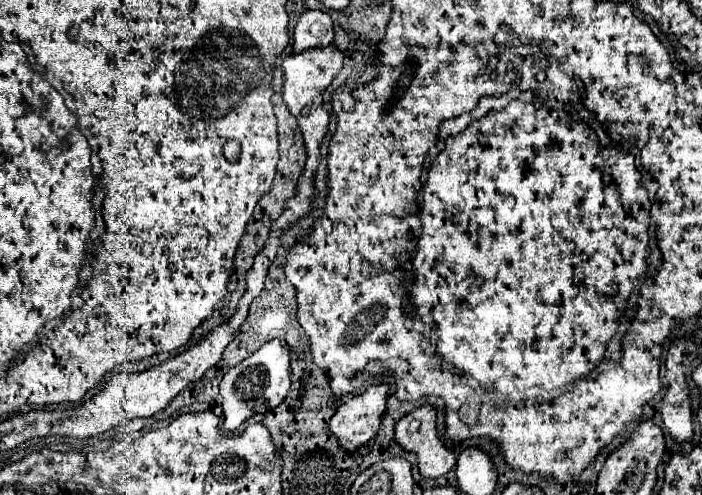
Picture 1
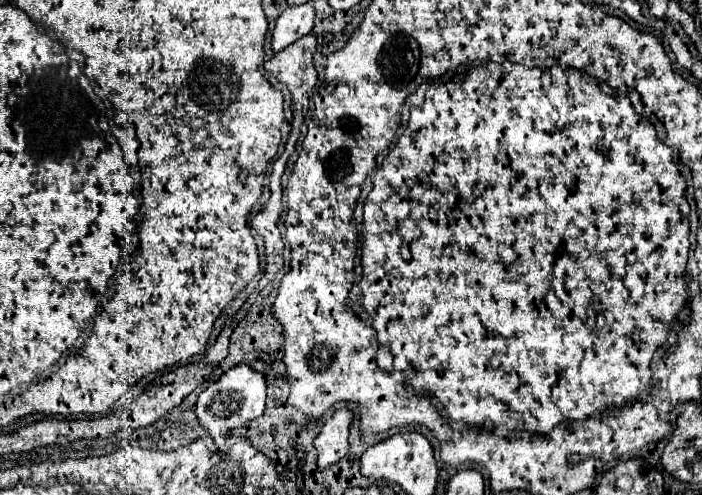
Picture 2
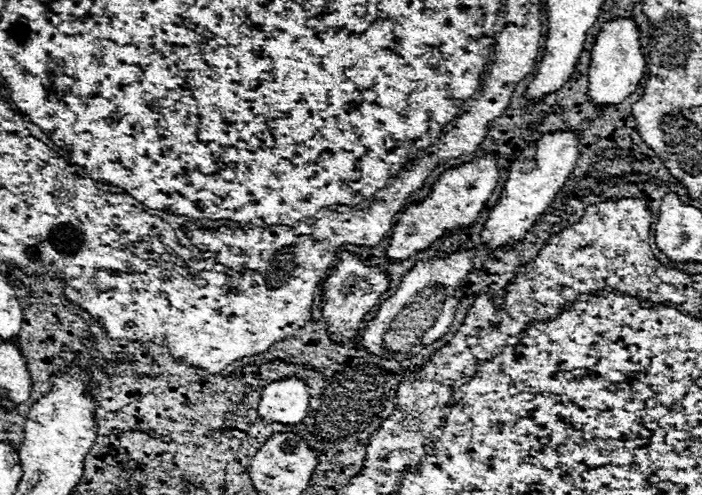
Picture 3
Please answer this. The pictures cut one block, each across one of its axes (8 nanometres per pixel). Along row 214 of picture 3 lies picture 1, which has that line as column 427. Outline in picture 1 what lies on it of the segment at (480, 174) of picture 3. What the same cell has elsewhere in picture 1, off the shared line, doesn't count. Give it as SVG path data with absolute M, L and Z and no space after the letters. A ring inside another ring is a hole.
M426 402L418 408L414 408L410 414L406 414L398 424L396 424L396 442L404 446L404 450L414 452L418 456L418 466L420 474L424 478L440 478L448 474L456 466L456 454L452 448L444 444L444 440L438 436L436 430L436 408Z

